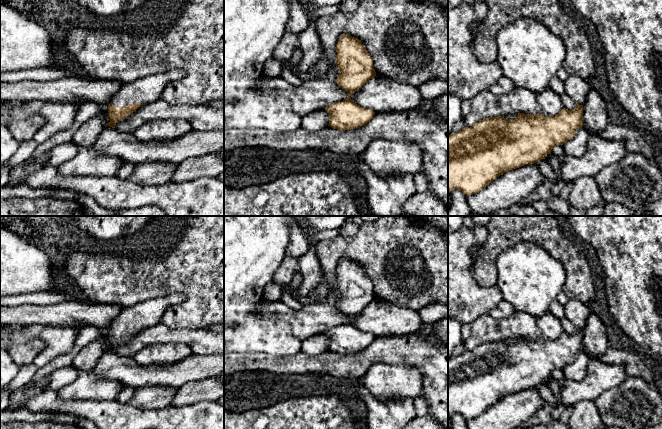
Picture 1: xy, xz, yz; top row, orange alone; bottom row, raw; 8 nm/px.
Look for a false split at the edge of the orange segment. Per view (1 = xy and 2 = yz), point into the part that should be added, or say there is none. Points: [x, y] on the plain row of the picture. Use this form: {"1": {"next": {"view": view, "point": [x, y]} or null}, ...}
{"1": {"next": {"view": "xy", "point": [149, 312]}}, "2": {"next": null}}

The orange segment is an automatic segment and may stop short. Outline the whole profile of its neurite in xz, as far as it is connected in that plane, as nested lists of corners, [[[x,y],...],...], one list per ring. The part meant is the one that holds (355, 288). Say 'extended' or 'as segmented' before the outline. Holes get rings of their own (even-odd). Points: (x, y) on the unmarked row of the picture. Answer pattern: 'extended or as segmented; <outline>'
as segmented; [[[343,257],[336,268],[336,285],[339,299],[334,304],[348,317],[348,322],[325,332],[329,338],[330,351],[350,354],[367,348],[375,339],[373,334],[355,328],[350,320],[376,300],[373,283],[362,266]]]

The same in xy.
extended; [[[174,293],[123,307],[109,328],[110,346],[106,350],[113,352],[116,347],[135,336],[141,329],[160,323],[165,311],[169,307],[180,304],[183,300],[182,293]]]

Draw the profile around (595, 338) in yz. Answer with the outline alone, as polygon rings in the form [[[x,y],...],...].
[[[591,313],[583,328],[583,348],[592,357],[603,355],[610,346],[607,329],[599,317]]]

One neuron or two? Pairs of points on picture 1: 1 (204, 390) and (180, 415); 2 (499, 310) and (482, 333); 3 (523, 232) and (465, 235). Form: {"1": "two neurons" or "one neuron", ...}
{"1": "two neurons", "2": "two neurons", "3": "two neurons"}

